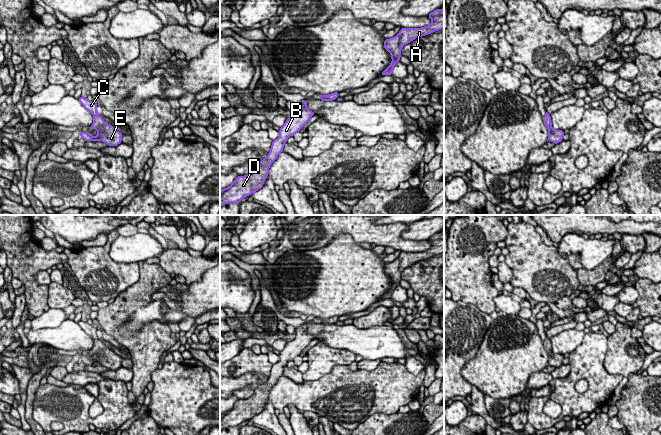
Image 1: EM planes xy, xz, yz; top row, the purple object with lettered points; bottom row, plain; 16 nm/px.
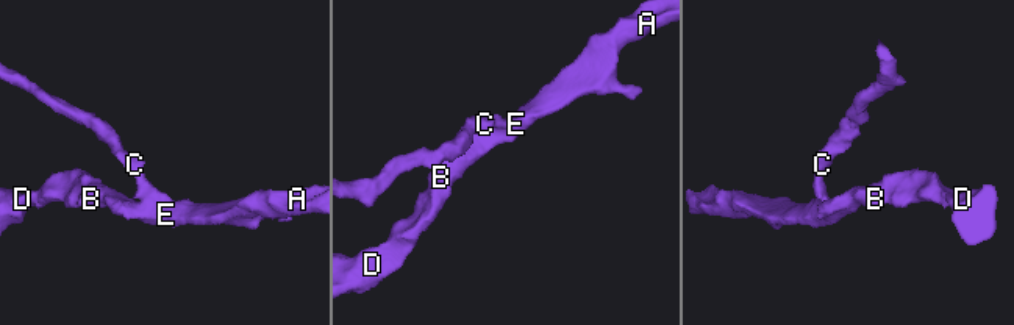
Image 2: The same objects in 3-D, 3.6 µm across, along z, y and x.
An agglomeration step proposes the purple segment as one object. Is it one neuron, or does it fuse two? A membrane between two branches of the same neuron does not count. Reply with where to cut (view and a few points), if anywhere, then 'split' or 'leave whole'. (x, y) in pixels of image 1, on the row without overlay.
no cut | leave whole

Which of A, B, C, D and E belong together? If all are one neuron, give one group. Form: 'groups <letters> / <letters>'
groups A B C D E

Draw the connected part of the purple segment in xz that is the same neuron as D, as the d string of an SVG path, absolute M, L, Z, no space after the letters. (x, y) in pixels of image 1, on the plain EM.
M305 324L297 327L295 338L289 340L285 348L280 351L279 361L273 364L270 376L266 379L266 382L259 385L250 398L238 400L229 411L220 414L220 431L227 427L240 427L242 422L261 413L269 398L270 389L277 383L278 378L283 376L283 371L288 361L299 356L314 339L307 332Z

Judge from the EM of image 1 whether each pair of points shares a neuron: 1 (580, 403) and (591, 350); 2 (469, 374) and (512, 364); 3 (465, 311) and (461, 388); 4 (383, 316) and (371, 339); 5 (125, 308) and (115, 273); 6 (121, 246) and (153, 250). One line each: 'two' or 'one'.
1: one
2: one
3: one
4: two
5: two
6: one

